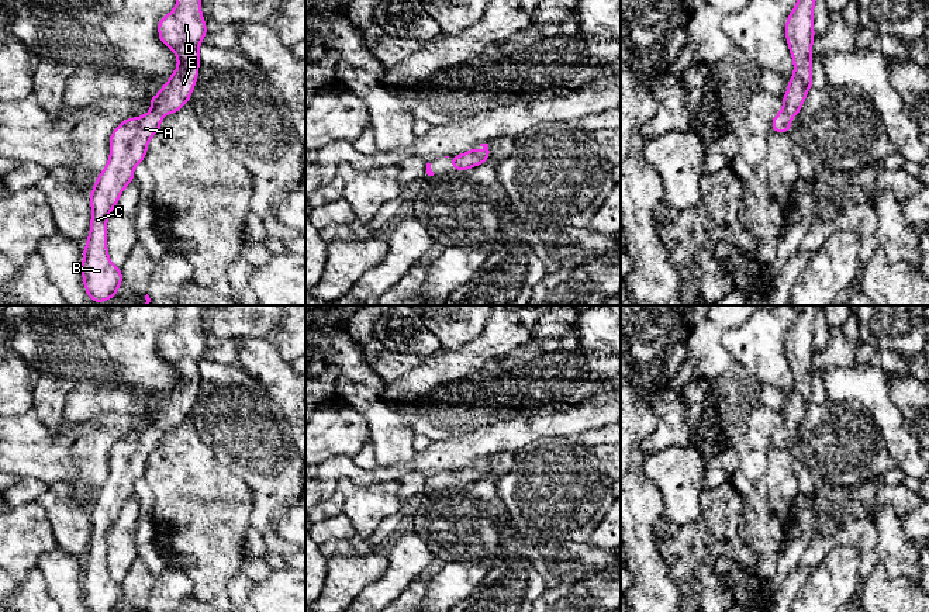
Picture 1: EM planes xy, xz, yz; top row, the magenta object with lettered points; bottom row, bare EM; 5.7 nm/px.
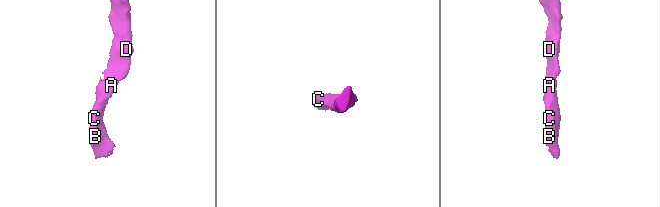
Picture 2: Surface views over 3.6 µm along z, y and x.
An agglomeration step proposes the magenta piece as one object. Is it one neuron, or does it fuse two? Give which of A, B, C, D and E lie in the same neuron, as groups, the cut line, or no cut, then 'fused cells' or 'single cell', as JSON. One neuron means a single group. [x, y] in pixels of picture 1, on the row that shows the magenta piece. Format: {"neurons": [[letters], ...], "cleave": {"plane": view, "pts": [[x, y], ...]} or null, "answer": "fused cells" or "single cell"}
{"neurons": [["A", "B", "C", "D", "E"]], "cleave": null, "answer": "single cell"}

